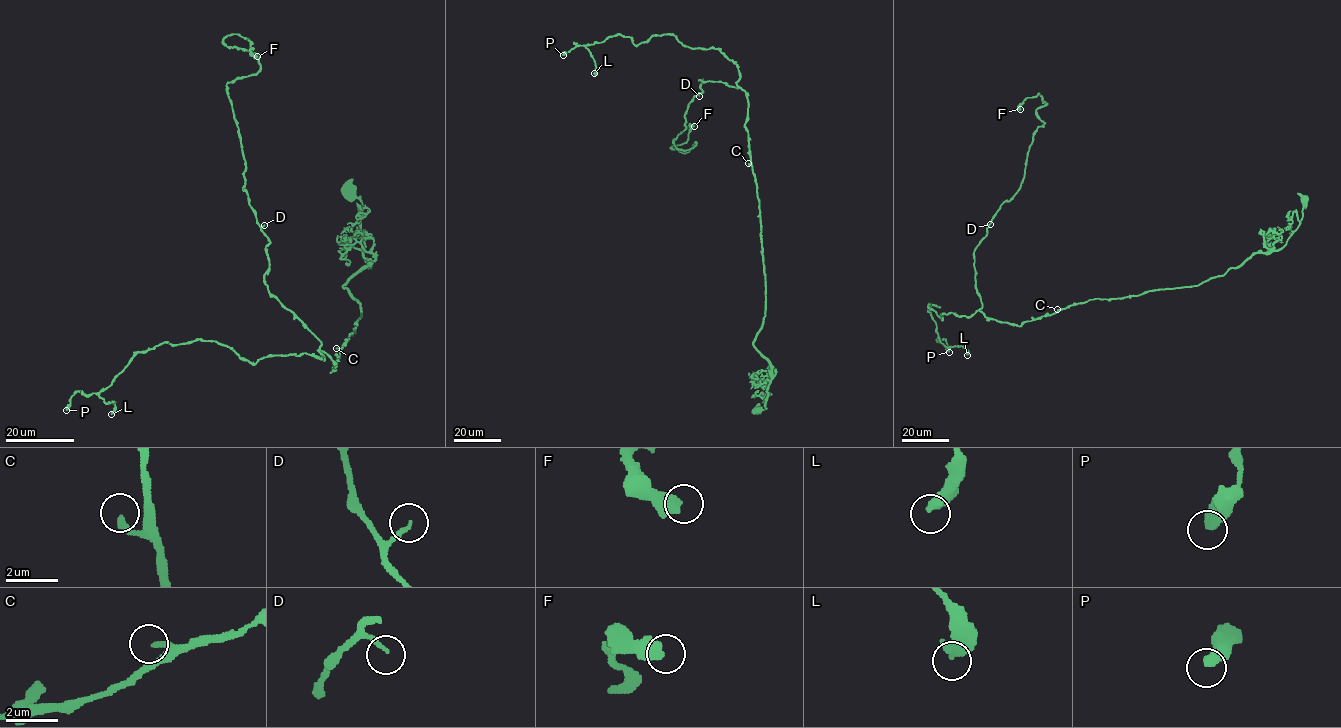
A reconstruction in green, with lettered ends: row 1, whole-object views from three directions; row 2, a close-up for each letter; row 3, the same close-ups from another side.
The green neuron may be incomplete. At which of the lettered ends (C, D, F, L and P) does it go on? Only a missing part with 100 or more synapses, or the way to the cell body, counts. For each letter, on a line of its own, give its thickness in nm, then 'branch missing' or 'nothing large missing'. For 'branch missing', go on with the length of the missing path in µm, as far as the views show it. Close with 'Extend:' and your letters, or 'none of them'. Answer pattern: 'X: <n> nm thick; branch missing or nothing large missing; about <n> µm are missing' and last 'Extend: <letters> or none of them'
C: 200 nm thick; nothing large missing
D: 130 nm thick; nothing large missing
F: 550 nm thick; nothing large missing
L: 380 nm thick; nothing large missing
P: 440 nm thick; nothing large missing
Extend: none of them

